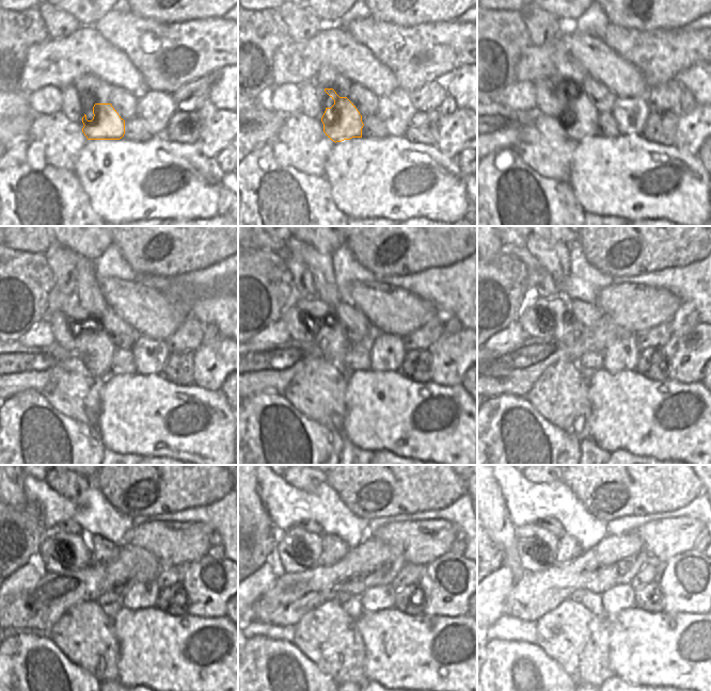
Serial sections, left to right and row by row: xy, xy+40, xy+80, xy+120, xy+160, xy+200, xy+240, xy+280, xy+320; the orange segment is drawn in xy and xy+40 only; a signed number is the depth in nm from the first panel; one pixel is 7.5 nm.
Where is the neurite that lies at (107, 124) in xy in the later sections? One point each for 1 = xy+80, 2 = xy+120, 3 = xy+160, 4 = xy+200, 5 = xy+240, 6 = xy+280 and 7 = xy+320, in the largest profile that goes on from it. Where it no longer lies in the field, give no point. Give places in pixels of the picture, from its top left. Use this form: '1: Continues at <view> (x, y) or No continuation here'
1: Continues at xy+80 (580, 116)
2: Continues at xy+120 (93, 346)
3: Continues at xy+160 (330, 338)
4: Continues at xy+200 (565, 330)
5: Continues at xy+240 (80, 544)
6: Continues at xy+280 (314, 541)
7: Continues at xy+320 (534, 530).

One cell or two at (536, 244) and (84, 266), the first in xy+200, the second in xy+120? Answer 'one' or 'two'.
one

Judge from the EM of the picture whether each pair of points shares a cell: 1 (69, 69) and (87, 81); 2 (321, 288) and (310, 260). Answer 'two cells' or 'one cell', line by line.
1: two cells
2: one cell

